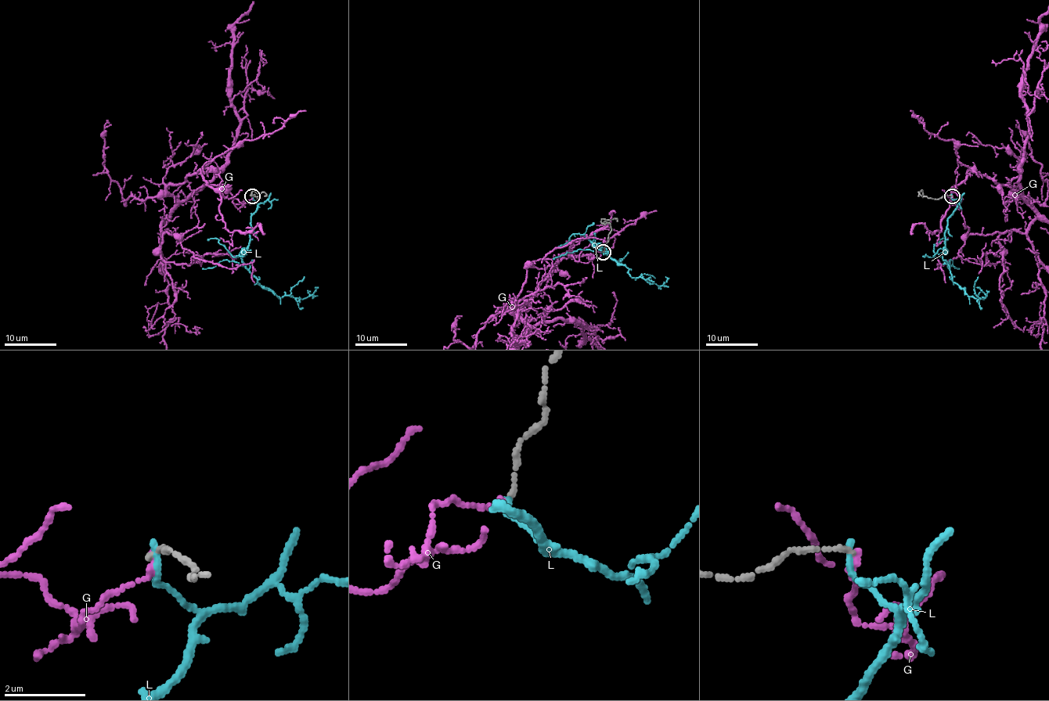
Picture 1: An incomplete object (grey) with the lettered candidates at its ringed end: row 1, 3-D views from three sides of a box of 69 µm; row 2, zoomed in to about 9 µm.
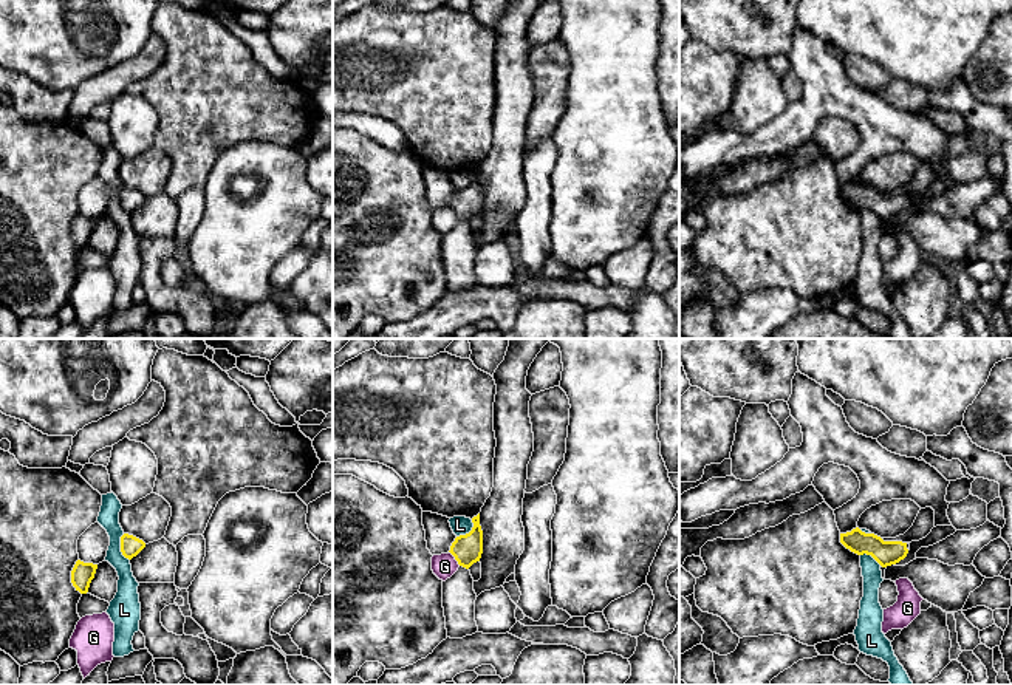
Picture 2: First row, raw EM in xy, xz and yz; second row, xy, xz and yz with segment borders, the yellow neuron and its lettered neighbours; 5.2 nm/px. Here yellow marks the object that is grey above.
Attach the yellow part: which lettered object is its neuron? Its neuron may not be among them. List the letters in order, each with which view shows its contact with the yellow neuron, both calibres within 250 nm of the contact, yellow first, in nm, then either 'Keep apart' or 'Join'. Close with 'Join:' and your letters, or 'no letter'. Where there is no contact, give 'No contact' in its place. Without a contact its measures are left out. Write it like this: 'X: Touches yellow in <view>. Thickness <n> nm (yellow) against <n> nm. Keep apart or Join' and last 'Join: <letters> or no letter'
G: Touches yellow in xz. Thickness 150 nm (yellow) against 120 nm. Keep apart
L: Touches yellow in xy. Thickness 110 nm (yellow) against 110 nm. Keep apart
Join: no letter

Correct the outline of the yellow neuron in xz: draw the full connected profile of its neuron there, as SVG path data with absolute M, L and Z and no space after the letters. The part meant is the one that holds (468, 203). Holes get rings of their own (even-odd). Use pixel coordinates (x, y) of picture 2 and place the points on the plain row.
M480 167L472 172L474 181L469 187L460 189L450 199L450 207L458 215L458 224L443 235L443 261L447 291L463 292L478 286L475 275L474 232L469 221L480 215L483 207L483 184Z

